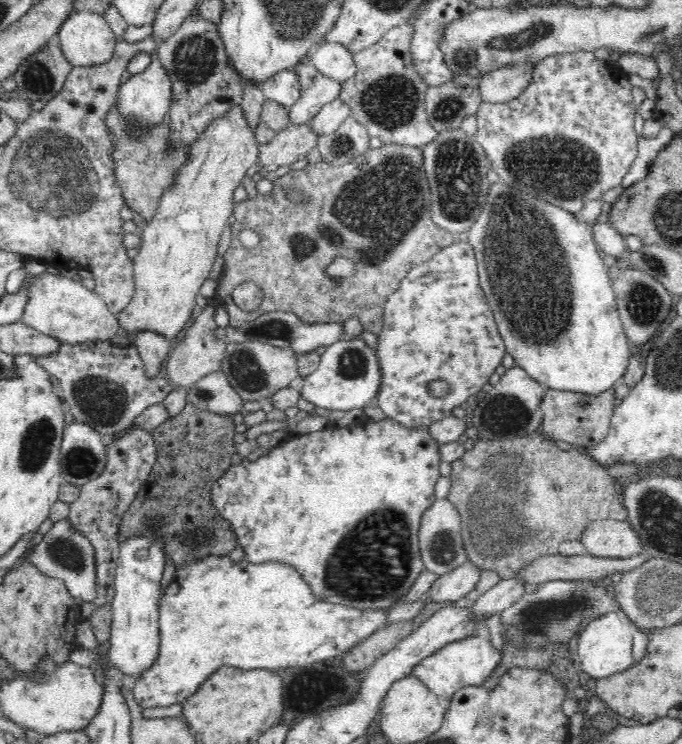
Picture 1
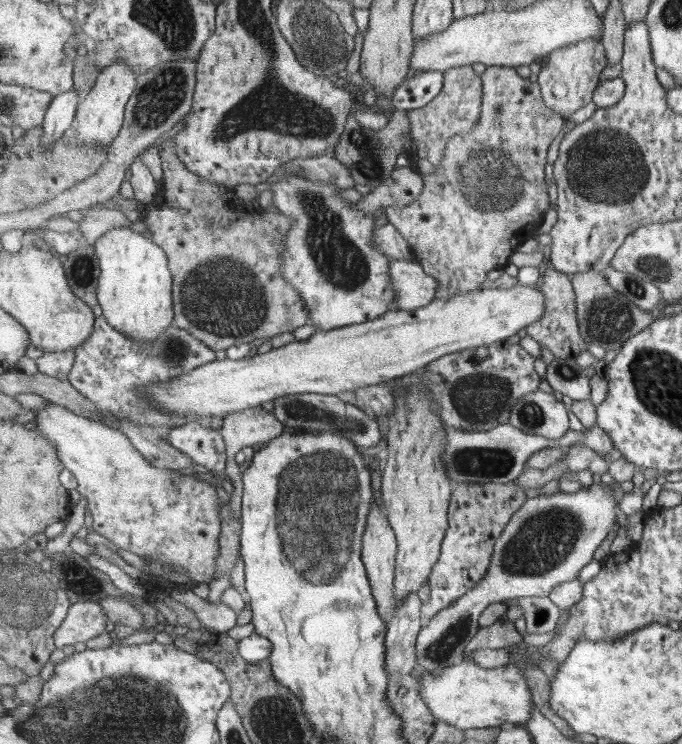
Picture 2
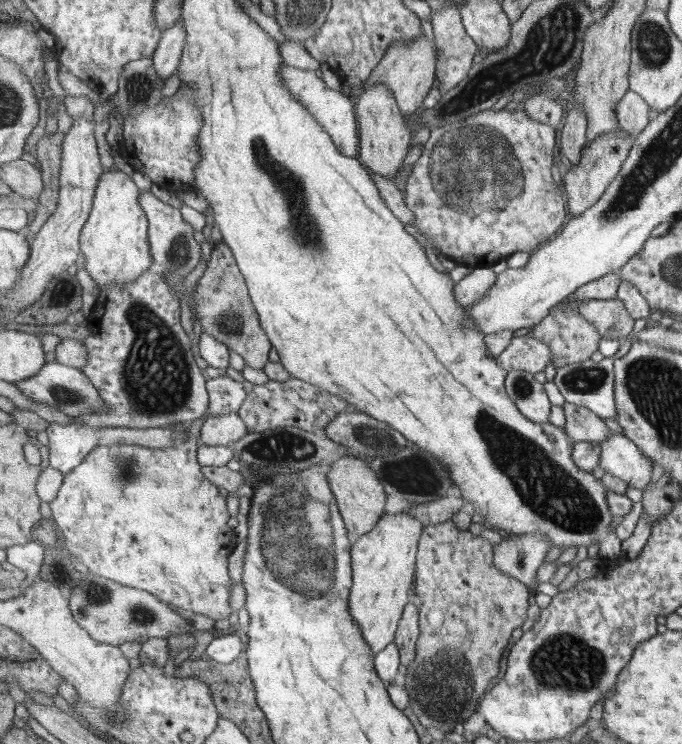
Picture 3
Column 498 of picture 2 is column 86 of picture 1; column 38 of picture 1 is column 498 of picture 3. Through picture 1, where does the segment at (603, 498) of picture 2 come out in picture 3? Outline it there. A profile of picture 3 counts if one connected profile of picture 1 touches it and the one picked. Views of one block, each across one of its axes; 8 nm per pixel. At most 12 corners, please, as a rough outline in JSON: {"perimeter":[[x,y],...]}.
{"perimeter":[[508,534],[494,546],[495,567],[535,590],[551,542]]}

